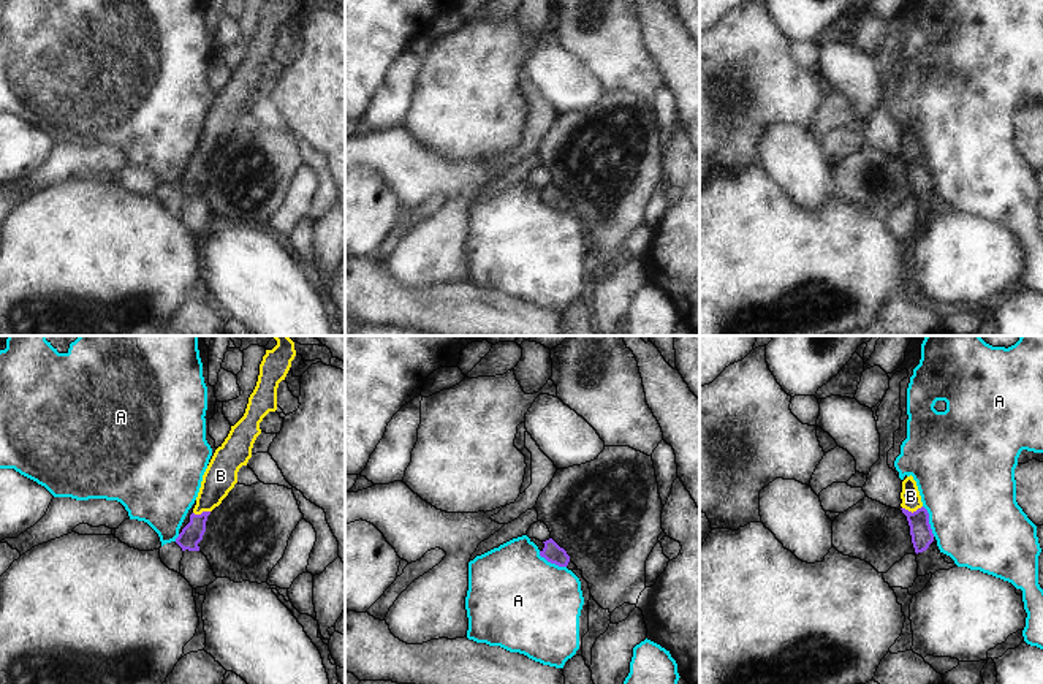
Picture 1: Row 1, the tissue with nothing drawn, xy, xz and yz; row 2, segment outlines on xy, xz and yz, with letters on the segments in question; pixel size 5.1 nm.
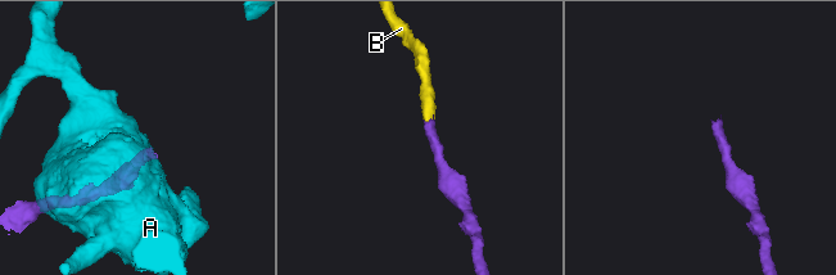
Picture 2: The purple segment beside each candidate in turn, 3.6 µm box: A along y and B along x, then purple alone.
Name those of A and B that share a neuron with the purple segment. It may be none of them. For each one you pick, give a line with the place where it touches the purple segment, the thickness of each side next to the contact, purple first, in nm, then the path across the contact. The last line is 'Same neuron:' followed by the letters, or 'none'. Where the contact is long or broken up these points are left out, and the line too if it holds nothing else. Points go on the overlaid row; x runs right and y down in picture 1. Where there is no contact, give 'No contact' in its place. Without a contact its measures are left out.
B: Touches purple at yz (910, 512). Thickness 110 nm (purple) against 100 nm. Path across: yz (921, 534), (918, 520), (910, 512), (910, 496)
Same neuron: B.

